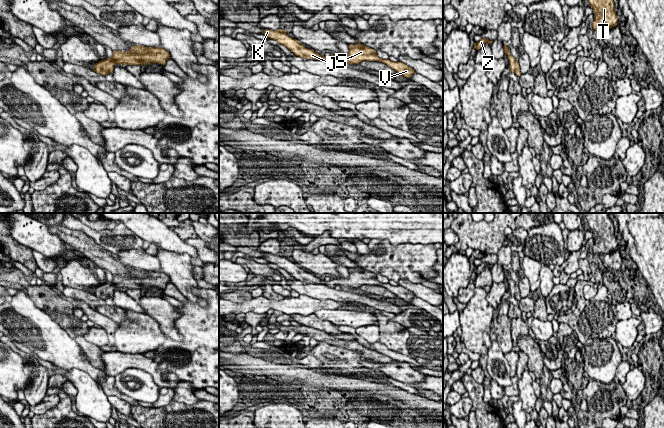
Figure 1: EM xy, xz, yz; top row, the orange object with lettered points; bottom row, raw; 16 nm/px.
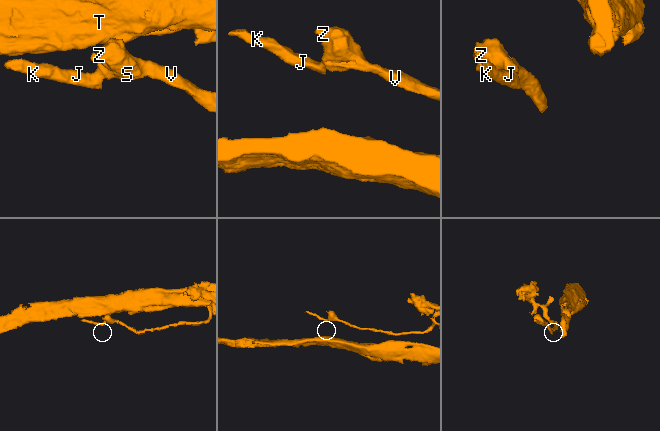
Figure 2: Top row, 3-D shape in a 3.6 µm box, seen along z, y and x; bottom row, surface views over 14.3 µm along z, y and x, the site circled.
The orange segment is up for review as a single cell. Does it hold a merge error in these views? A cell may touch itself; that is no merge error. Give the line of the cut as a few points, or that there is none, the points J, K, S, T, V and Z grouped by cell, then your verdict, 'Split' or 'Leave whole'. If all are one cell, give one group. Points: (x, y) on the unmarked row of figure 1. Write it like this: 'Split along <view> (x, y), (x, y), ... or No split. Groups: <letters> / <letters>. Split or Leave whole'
No split. Groups: J K S T V Z. Leave whole

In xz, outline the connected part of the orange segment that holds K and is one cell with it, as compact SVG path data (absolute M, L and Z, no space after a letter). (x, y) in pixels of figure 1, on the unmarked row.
M265 253L261 258L264 258L270 263L276 264L279 268L284 269L289 274L291 274L296 280L306 282L323 284L330 288L334 288L336 285L341 285L342 287L359 288L362 285L377 285L388 289L390 292L394 293L398 298L410 302L415 295L402 286L393 286L389 283L381 283L377 280L376 274L366 271L357 265L357 269L350 268L349 277L343 278L342 276L332 279L330 281L325 281L324 279L319 279L314 276L313 273L306 272L303 268L298 266L296 263L289 261L286 258L286 254L269 254Z

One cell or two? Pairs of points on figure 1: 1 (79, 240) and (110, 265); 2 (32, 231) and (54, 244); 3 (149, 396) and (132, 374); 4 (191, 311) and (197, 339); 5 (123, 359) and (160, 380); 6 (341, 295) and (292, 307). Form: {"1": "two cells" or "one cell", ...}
{"1": "one cell", "2": "one cell", "3": "one cell", "4": "one cell", "5": "one cell", "6": "two cells"}

